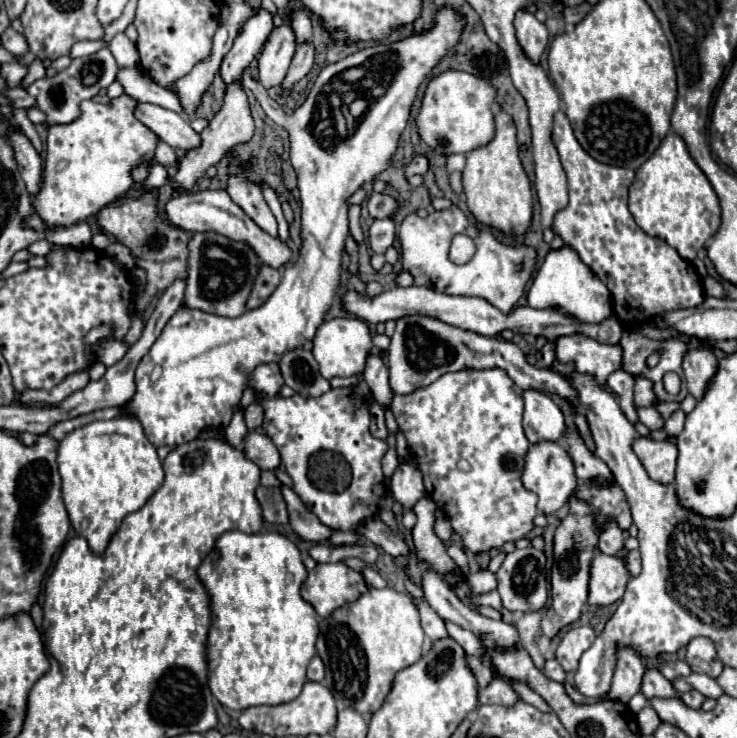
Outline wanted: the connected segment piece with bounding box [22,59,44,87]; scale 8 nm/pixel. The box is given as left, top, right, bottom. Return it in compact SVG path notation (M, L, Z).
M34 59L34 61L30 63L30 67L28 67L28 75L26 75L26 79L22 81L22 87L24 87L24 85L30 85L32 81L40 79L42 75L44 75L44 65L42 65L40 59Z

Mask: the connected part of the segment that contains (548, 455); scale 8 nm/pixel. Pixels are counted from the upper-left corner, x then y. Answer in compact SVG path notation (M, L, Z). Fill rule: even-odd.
M542 441L532 445L526 455L522 483L526 489L538 495L538 509L544 515L556 513L564 503L568 503L570 495L576 491L576 475L574 475L572 459L568 457L568 451L564 451L558 443L552 443L552 441Z

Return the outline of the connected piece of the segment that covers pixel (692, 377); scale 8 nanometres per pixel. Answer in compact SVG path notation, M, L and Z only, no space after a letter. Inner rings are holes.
M690 349L684 357L684 373L688 381L688 391L700 401L700 393L708 389L708 381L712 381L712 373L716 373L718 359L710 349Z

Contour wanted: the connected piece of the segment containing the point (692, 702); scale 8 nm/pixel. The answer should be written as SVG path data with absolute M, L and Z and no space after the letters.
M688 691L688 693L684 693L680 699L682 699L688 707L692 707L692 709L700 709L702 703L704 703L704 695L698 693L698 691Z

